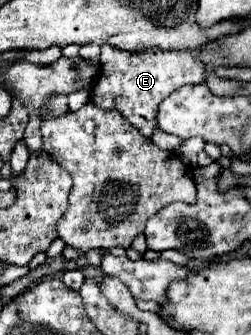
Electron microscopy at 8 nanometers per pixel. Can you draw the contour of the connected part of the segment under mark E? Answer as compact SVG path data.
M111 44L101 46L101 68L103 78L91 90L91 100L109 110L119 110L143 136L151 136L155 126L155 110L167 94L185 84L205 82L203 64L195 62L187 50L161 50L151 48L145 52L125 52Z

